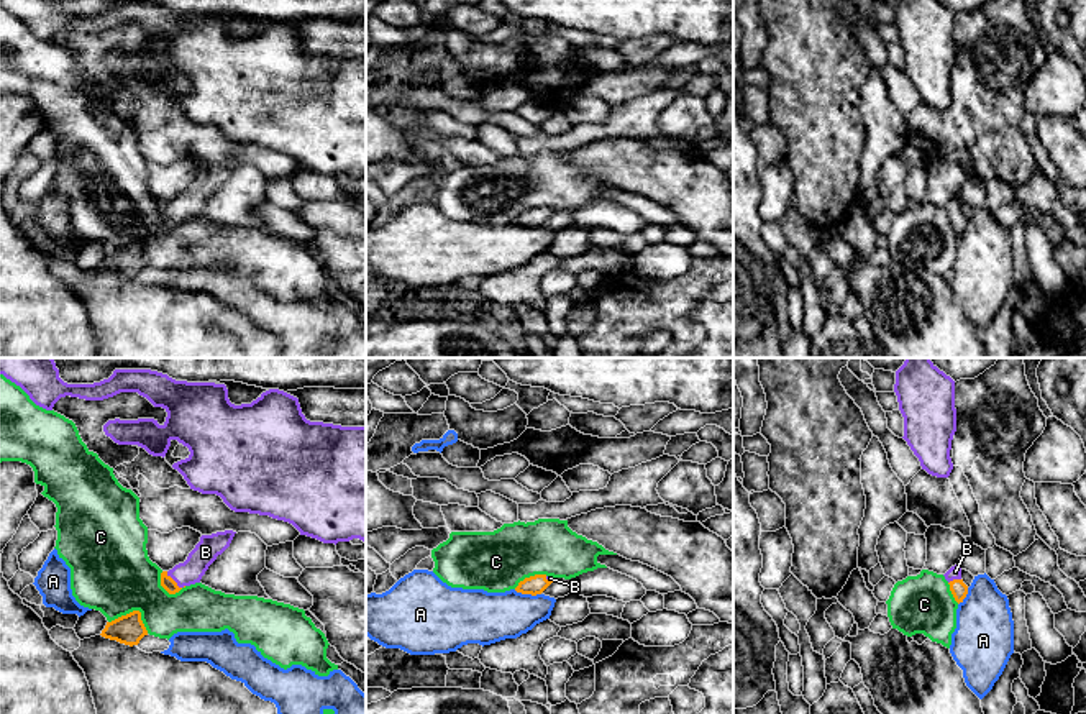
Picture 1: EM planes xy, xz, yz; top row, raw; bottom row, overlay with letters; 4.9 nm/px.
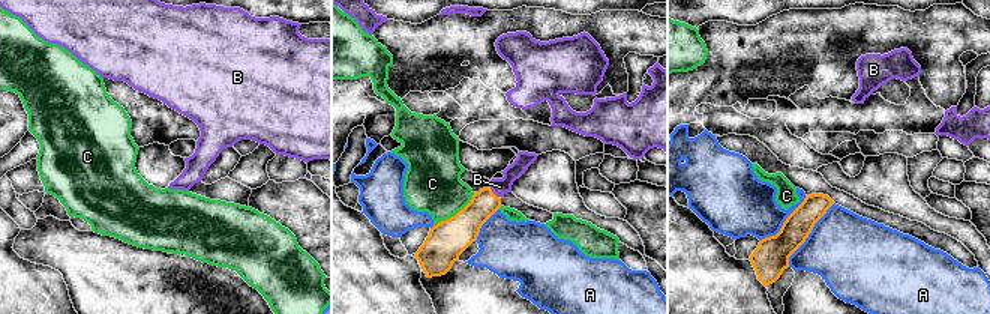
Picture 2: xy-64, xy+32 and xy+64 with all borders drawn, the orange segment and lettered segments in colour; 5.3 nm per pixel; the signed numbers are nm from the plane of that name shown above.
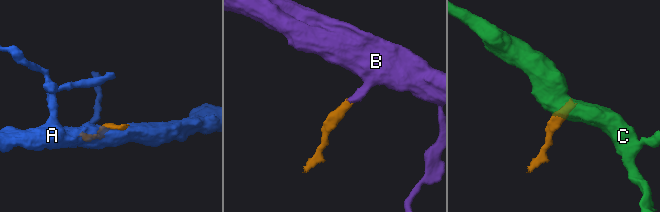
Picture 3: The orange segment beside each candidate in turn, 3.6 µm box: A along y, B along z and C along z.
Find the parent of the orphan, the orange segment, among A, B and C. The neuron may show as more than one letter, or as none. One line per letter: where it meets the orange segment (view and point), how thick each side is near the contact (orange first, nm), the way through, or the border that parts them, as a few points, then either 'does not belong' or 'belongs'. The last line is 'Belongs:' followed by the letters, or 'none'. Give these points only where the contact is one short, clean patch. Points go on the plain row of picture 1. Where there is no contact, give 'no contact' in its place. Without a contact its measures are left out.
A: xz (527, 225) | 100/260 nm | does not belong
B: xy (174, 214) | 70/120 nm | across xy (168, 215), (174, 214), (205, 184) | belongs
C: xy (135, 243) | 150/400 nm | along xy (109, 255), (138, 243), (148, 265) | does not belong
Belongs: B

